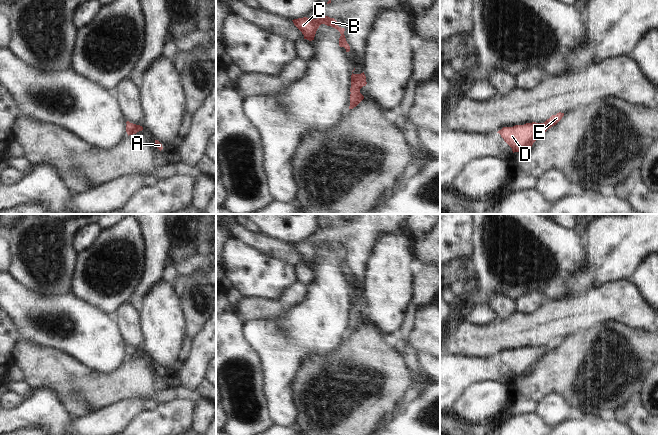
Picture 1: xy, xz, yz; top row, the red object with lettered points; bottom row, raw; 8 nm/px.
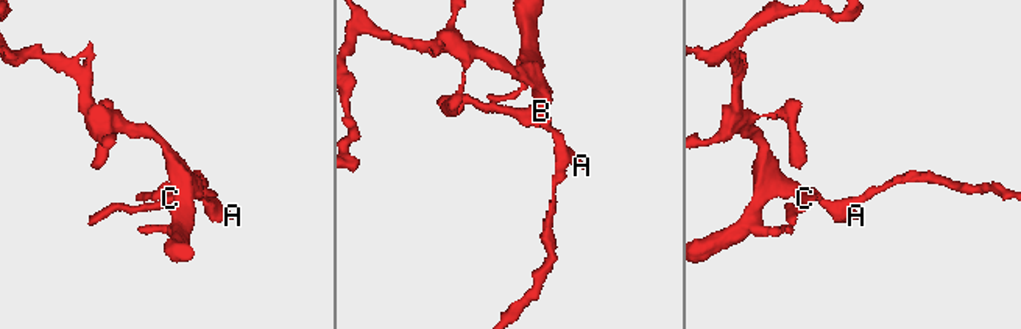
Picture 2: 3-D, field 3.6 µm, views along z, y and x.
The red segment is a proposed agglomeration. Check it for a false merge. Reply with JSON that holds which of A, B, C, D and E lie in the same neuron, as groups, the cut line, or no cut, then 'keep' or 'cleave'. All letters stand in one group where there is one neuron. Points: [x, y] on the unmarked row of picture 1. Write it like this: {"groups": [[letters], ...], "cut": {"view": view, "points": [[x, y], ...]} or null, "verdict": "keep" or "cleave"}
{"groups": [["A", "B", "C", "D", "E"]], "cut": null, "verdict": "keep"}

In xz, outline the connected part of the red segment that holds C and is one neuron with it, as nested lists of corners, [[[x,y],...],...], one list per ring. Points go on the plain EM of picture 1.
[[[323,240],[317,243],[303,241],[303,242],[294,243],[292,245],[294,249],[302,256],[302,258],[304,259],[304,263],[307,263],[309,265],[314,264],[316,255],[321,248],[325,248],[327,250],[331,250],[337,253],[341,258],[339,262],[339,270],[344,271],[346,273],[346,276],[350,275],[350,270],[347,267],[344,259],[345,253],[339,251],[337,245],[334,242],[330,242],[328,240]]]

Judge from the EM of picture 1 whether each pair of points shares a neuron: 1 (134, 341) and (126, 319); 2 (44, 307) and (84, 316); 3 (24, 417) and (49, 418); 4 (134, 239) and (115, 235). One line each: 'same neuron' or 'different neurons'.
1: same neuron
2: same neuron
3: same neuron
4: same neuron

